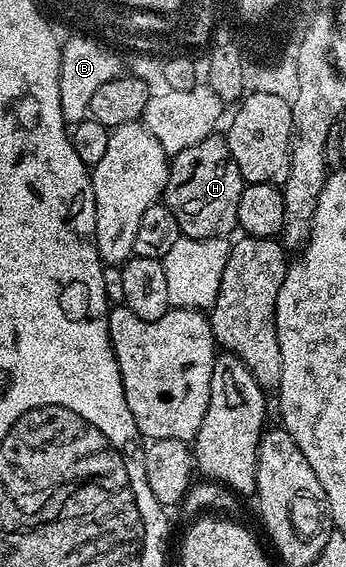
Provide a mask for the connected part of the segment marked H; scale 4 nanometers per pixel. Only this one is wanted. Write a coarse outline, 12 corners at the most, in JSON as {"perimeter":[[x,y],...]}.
{"perimeter":[[226,135],[170,157],[182,235],[230,237],[244,187]]}

